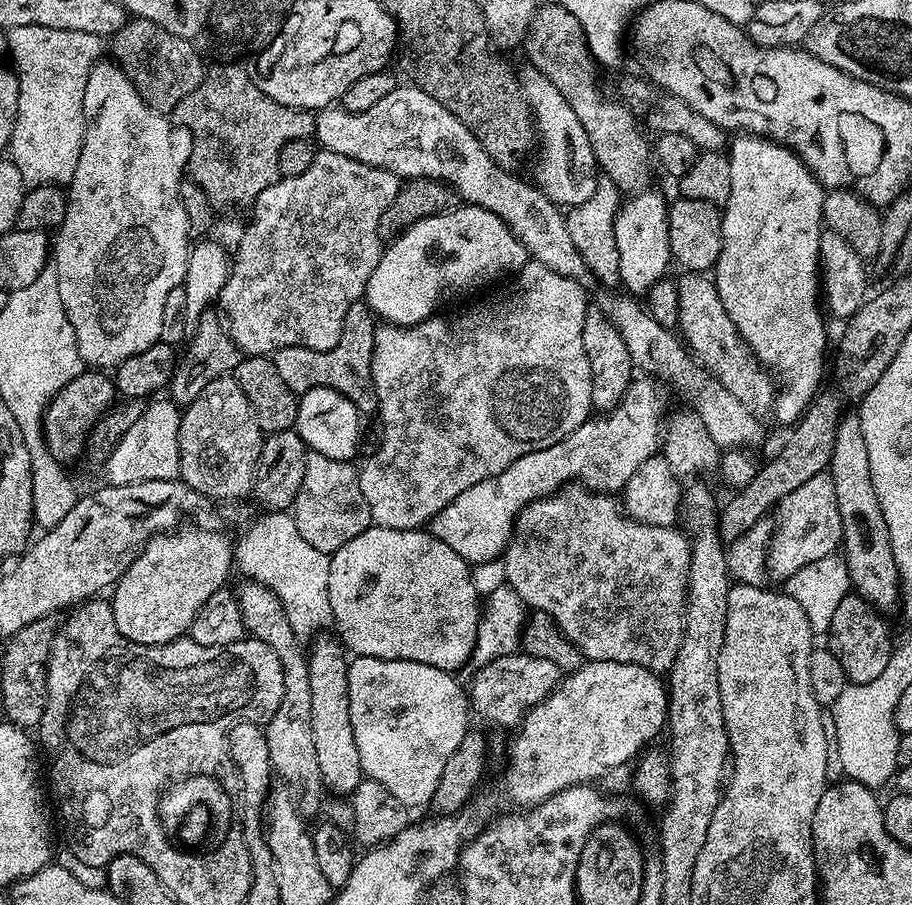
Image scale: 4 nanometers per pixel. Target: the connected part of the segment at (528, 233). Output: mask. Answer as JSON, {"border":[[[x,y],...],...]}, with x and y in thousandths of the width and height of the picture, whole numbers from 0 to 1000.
{"border":[[[443,93],[435,94],[435,96],[430,99],[428,104],[423,104],[423,107],[419,108],[413,116],[406,117],[405,122],[382,124],[375,117],[361,117],[356,120],[352,120],[345,127],[346,144],[344,150],[348,155],[348,158],[359,167],[375,170],[376,173],[388,175],[389,178],[395,178],[399,182],[428,188],[429,191],[432,191],[433,194],[436,194],[441,199],[461,198],[463,196],[471,197],[473,199],[482,199],[496,208],[505,222],[512,223],[514,227],[516,227],[516,229],[532,230],[542,236],[546,236],[546,241],[550,241],[550,245],[555,245],[555,250],[559,255],[561,255],[564,261],[568,263],[568,267],[572,267],[572,272],[577,272],[580,284],[582,284],[587,291],[599,294],[603,298],[607,298],[617,305],[625,305],[628,307],[640,307],[640,305],[644,306],[646,304],[646,298],[643,294],[643,290],[638,285],[638,281],[634,281],[632,278],[629,266],[625,264],[625,254],[623,253],[623,245],[620,235],[615,233],[612,227],[607,224],[601,215],[593,211],[589,204],[586,204],[581,201],[579,203],[577,200],[566,194],[567,191],[564,191],[558,187],[546,185],[545,181],[541,179],[541,176],[537,175],[535,169],[533,169],[533,166],[530,166],[529,159],[524,157],[524,152],[520,151],[520,148],[516,148],[515,144],[511,143],[510,137],[503,135],[502,130],[499,130],[498,126],[495,126],[493,122],[490,122],[489,118],[485,117],[485,115],[480,113],[478,108],[473,108],[471,104],[467,104],[466,101],[453,93],[444,94],[445,95],[443,95]]]}

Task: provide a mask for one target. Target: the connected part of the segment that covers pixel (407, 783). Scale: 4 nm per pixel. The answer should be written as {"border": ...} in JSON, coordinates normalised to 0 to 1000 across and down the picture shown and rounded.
{"border":[[[386,725],[382,730],[382,770],[384,771],[384,802],[388,802],[388,821],[393,823],[393,838],[397,842],[397,851],[402,861],[410,864],[419,864],[450,895],[456,895],[466,888],[473,890],[476,882],[476,873],[480,871],[480,860],[485,860],[485,851],[489,851],[489,842],[493,833],[502,829],[502,820],[515,807],[513,791],[515,792],[515,773],[511,768],[511,760],[500,752],[501,748],[489,740],[480,740],[476,736],[467,736],[463,731],[450,731],[448,729],[420,729],[419,727],[406,727],[405,725]]]}

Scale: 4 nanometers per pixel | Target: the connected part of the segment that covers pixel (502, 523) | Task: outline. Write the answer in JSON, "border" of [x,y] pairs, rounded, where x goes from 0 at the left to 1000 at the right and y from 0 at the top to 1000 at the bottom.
{"border":[[[709,413],[698,414],[677,451],[650,459],[624,482],[607,488],[607,493],[572,502],[572,506],[559,510],[550,524],[523,533],[515,541],[507,541],[498,555],[474,571],[474,591],[489,599],[489,603],[515,625],[535,623],[543,614],[544,618],[552,615],[568,568],[581,555],[633,533],[650,544],[679,545],[704,513],[725,498],[734,454],[728,432],[730,429],[725,421]]]}

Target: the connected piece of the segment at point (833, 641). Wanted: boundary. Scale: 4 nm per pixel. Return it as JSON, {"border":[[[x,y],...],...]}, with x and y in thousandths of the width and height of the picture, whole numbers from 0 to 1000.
{"border":[[[931,656],[920,666],[913,686],[910,687],[906,699],[906,715],[914,723],[914,727],[919,727],[919,731],[923,731],[923,740],[933,755],[958,754],[958,749],[963,749],[963,745],[967,745],[967,740],[971,740],[976,731],[980,719],[978,698],[965,681],[968,680],[944,659]]]}

